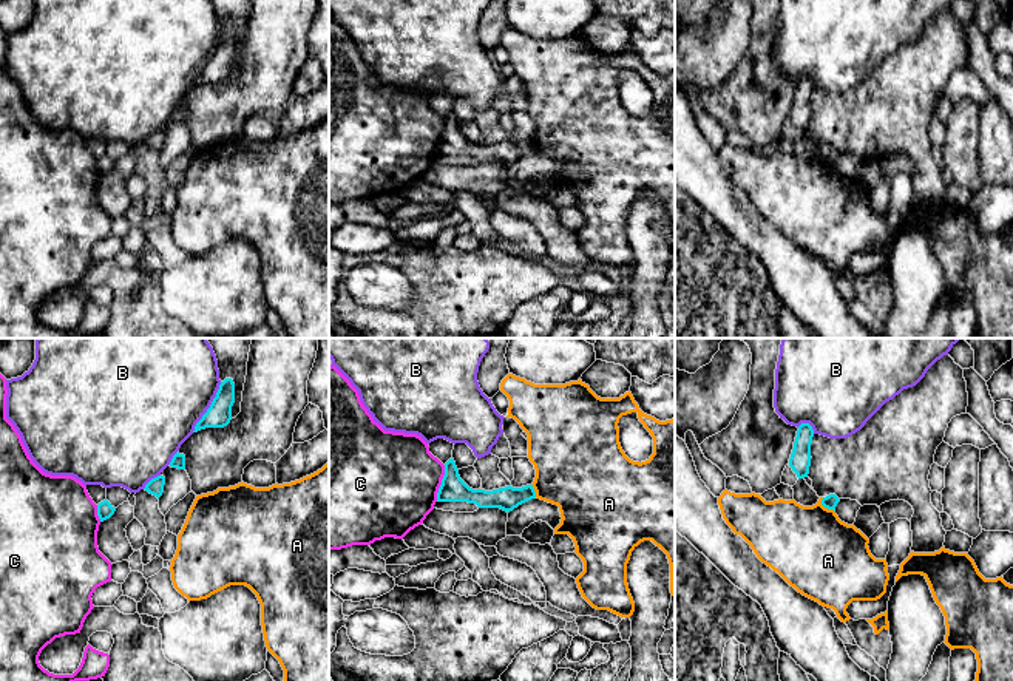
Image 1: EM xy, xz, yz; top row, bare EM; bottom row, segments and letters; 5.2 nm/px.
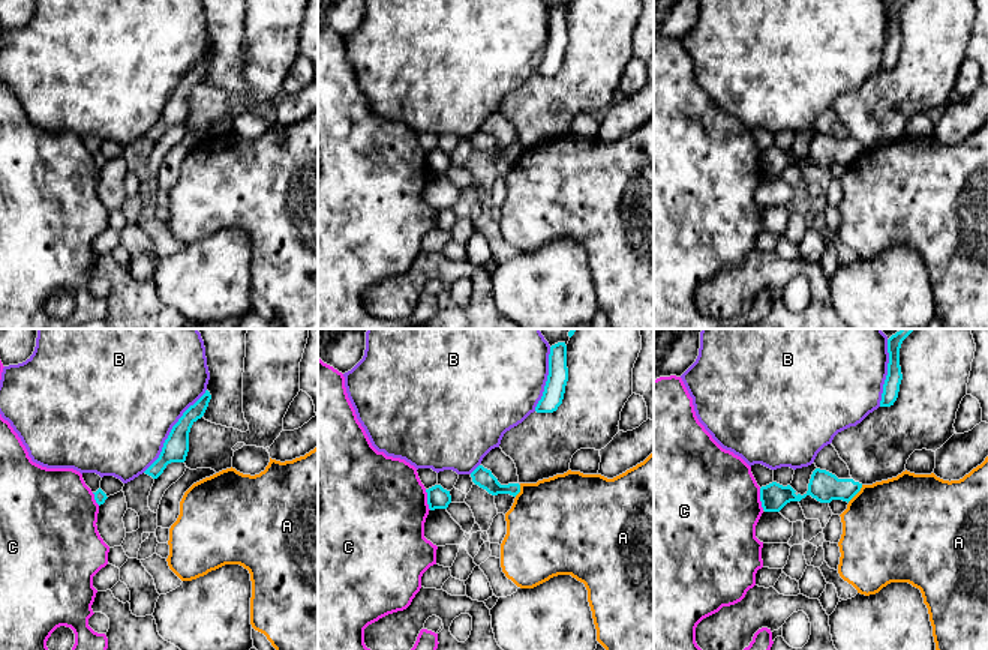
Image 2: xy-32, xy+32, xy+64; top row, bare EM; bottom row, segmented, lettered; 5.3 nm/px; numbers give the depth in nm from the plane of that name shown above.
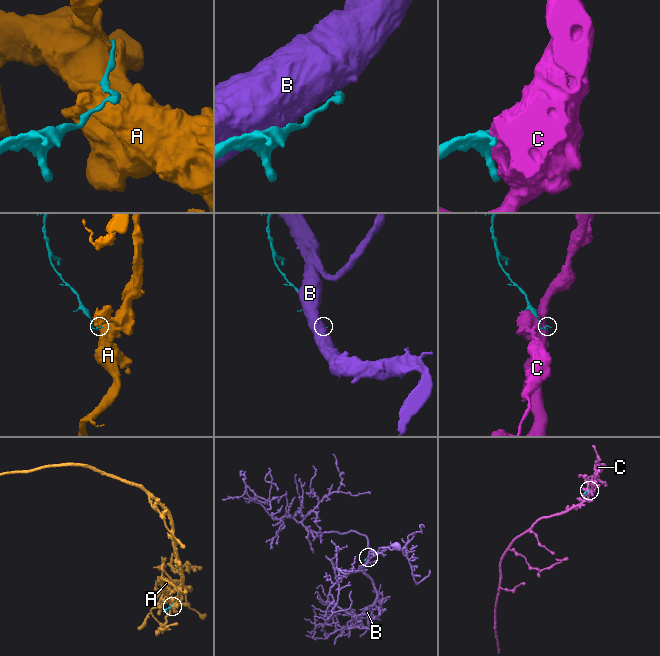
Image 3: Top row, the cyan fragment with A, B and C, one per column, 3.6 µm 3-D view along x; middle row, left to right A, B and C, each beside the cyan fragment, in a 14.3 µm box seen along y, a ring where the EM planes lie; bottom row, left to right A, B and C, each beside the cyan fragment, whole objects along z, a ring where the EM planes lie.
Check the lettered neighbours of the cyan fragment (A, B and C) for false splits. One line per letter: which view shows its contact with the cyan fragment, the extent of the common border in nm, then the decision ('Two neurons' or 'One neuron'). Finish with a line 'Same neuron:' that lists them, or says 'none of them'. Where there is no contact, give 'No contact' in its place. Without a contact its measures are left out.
A: Touches cyan in yz. Shared border 100 nm. Two neurons
B: Touches cyan in xy. Shared border 300 nm. Two neurons
C: Touches cyan in xz. Shared border 200 nm. Two neurons
Same neuron: none of them

